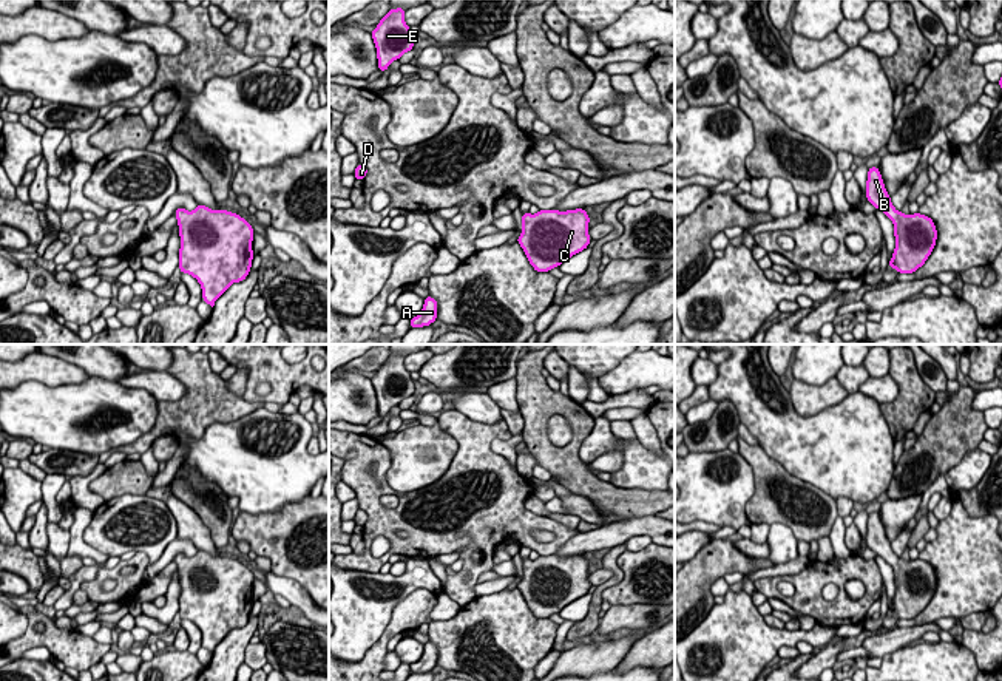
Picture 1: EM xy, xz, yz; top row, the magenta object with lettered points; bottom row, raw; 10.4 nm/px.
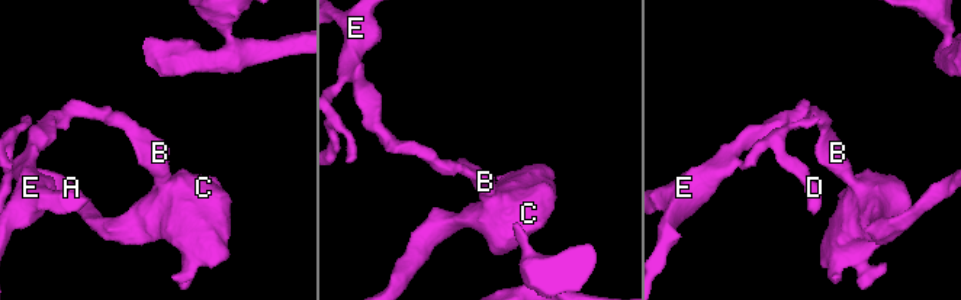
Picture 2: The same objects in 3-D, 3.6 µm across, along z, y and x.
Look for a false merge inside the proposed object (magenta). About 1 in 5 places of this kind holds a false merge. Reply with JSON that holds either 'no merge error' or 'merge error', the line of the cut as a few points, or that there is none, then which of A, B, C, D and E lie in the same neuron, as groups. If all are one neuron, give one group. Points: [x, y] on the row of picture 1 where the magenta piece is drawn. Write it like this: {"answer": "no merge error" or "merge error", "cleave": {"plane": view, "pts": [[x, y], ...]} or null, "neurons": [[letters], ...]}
{"answer": "no merge error", "cleave": null, "neurons": [["A", "B", "C", "D", "E"]]}

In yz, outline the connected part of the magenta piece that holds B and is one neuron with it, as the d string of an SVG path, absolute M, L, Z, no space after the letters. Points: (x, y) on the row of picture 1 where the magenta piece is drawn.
M878 167L868 168L866 199L894 224L895 249L888 266L899 273L914 273L934 250L937 241L934 221L922 213L905 215L897 212L885 188Z

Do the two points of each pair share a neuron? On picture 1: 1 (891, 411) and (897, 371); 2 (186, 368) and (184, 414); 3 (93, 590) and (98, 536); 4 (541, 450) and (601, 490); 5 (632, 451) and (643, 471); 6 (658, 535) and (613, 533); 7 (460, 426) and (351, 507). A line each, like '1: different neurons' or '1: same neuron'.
1: same neuron
2: same neuron
3: different neurons
4: same neuron
5: same neuron
6: same neuron
7: different neurons

